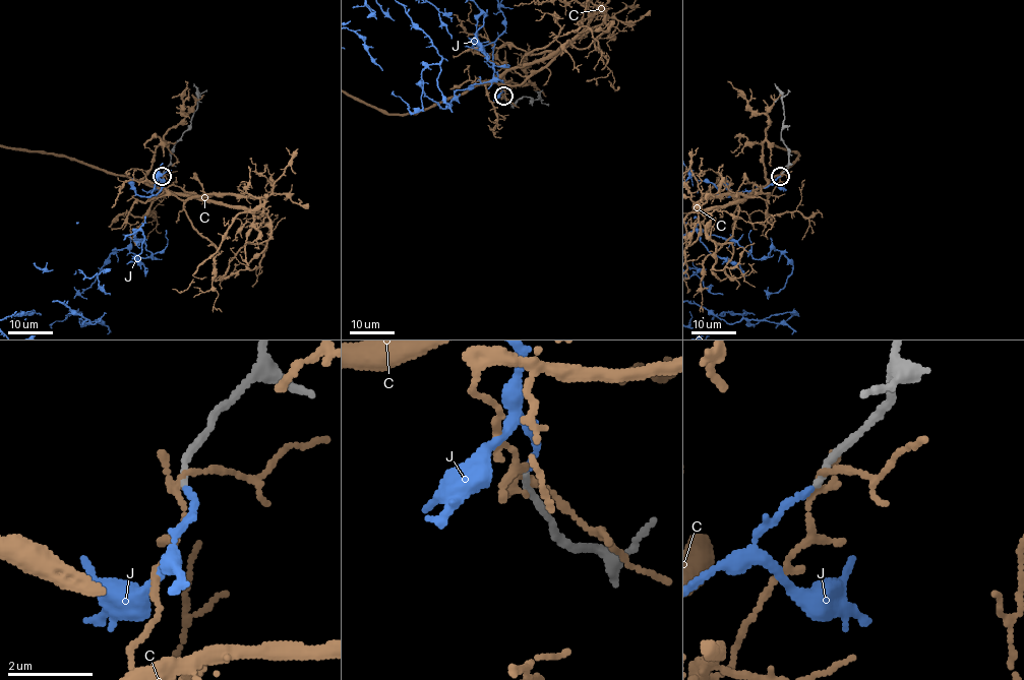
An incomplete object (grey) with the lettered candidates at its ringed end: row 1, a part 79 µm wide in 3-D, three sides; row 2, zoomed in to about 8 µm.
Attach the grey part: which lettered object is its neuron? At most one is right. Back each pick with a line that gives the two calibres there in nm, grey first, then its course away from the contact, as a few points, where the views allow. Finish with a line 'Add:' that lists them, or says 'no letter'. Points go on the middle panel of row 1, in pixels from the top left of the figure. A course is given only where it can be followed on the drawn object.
J: calibres 150 and 130 nm
Add: J

